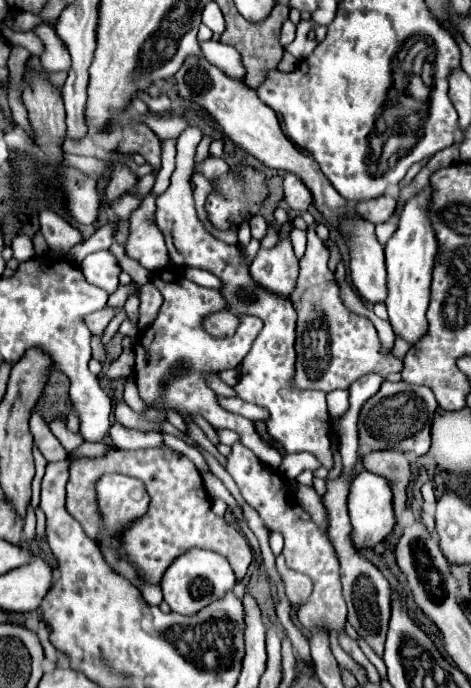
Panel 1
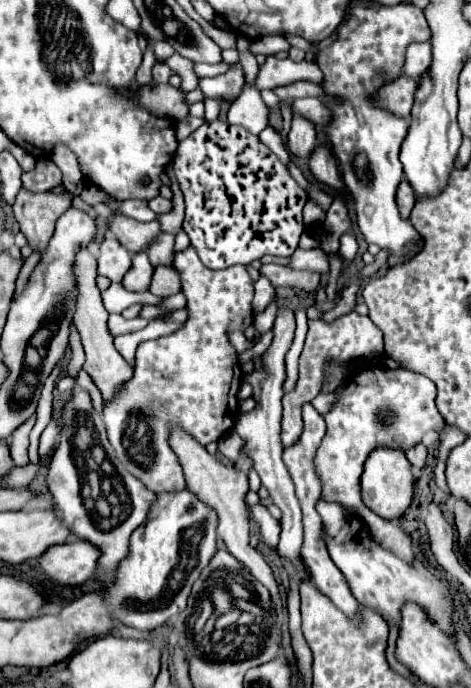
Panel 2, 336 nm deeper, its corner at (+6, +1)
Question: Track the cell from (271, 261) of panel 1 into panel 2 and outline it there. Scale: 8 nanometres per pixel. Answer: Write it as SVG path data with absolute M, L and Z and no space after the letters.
M278 307L278 315L276 315L276 321L272 327L274 339L272 339L272 345L262 355L262 371L258 371L258 373L254 371L252 375L244 377L254 387L252 395L256 399L256 407L250 413L238 415L234 431L244 439L242 453L252 459L252 465L254 465L256 473L260 475L262 485L268 489L274 505L278 505L282 511L282 533L280 533L280 541L278 541L278 553L288 557L300 569L300 579L310 579L310 573L306 571L306 567L302 567L302 559L298 559L298 551L302 547L302 513L300 513L298 497L294 493L294 483L282 461L282 441L280 441L280 419L282 419L280 399L284 395L282 383L286 379L284 355L288 353L288 349L294 341L294 329L296 329L294 311L290 307Z

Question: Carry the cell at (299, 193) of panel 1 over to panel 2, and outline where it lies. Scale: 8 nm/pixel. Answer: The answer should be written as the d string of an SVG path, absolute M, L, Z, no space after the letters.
M294 115L292 129L288 133L288 151L294 159L310 159L316 147L316 131L314 125L300 115Z

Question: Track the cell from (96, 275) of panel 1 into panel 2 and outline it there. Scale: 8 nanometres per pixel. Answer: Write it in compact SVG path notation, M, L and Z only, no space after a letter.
M107 232L104 241L100 243L100 255L98 255L98 273L108 277L110 281L118 283L122 281L122 275L130 269L132 255L116 241L112 233Z

